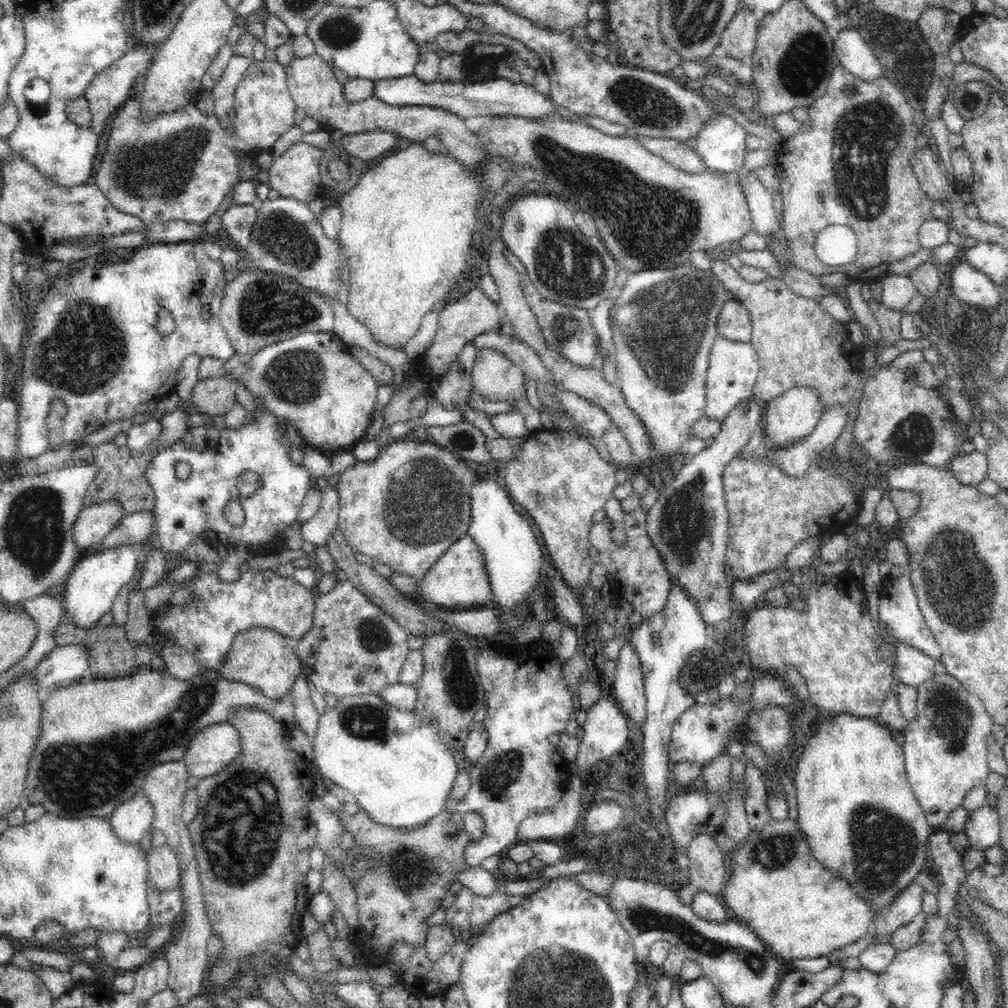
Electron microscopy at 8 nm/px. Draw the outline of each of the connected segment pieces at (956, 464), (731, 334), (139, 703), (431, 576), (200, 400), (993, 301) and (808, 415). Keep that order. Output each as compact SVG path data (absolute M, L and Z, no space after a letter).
M975 450L974 452L958 453L947 464L950 472L958 479L960 484L966 486L978 486L982 480L986 480L988 472L987 455Z
M735 298L722 306L718 316L718 335L734 342L751 342L753 324L748 309Z
M138 666L136 674L112 680L88 676L70 686L58 687L41 703L40 734L36 749L30 758L24 798L30 805L42 804L48 814L60 818L86 818L96 814L108 817L130 796L139 792L147 772L154 765L182 760L192 738L206 726L227 722L233 707L262 707L268 714L286 726L289 732L296 728L292 694L282 700L269 700L256 689L226 678L202 680L202 673L190 680L178 680L165 672L155 672L149 666Z
M466 534L457 539L429 567L429 570L422 575L420 596L426 602L434 602L446 608L485 605L490 600L488 573L485 572L484 560L481 560L481 554L477 550L476 542L472 541L472 537Z
M226 376L199 380L193 388L188 407L199 414L225 415L237 403L232 381Z
M967 261L954 266L950 272L953 296L975 306L980 312L990 312L1001 305L1003 288L975 270Z
M807 385L790 387L784 391L784 394L780 394L766 404L763 416L763 432L769 444L787 442L790 446L795 441L808 436L815 429L822 411L819 391L815 387Z

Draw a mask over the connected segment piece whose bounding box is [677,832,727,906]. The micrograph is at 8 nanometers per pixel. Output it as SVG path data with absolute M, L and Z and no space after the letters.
M705 832L696 834L686 850L689 857L688 884L680 887L680 901L686 906L691 906L692 896L696 892L706 892L716 896L720 888L724 888L726 880L725 862L727 855L723 853L714 837Z

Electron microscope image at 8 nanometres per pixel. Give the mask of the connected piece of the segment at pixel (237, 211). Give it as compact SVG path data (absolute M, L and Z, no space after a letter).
M256 204L231 205L221 217L221 229L236 242L235 249L245 251L250 247L253 223L257 216Z

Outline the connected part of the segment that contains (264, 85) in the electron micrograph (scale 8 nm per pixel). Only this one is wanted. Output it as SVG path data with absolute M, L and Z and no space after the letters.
M269 15L262 21L266 28L264 40L267 41L269 54L263 61L254 60L238 84L233 103L236 116L230 119L228 126L223 126L223 122L215 115L206 116L199 112L194 102L183 106L178 112L160 116L144 127L138 121L142 116L140 108L131 98L112 116L114 122L108 134L106 152L94 178L95 186L120 212L138 217L145 223L178 220L204 225L224 202L230 190L239 184L242 172L240 158L250 157L252 161L258 160L261 155L268 153L292 126L295 126L294 114L297 106L287 84L286 67L273 56L274 48L290 42L291 32L278 16Z

